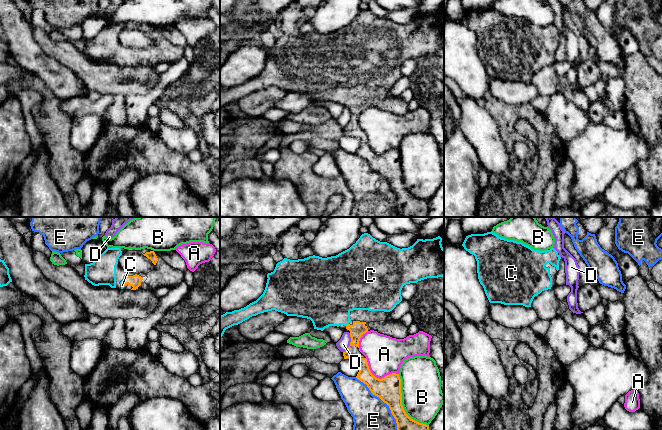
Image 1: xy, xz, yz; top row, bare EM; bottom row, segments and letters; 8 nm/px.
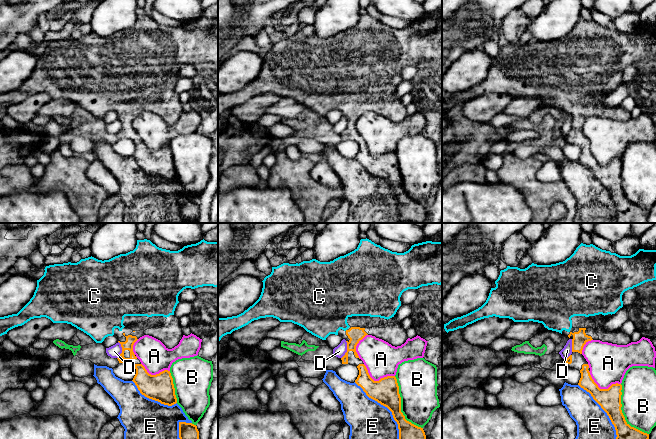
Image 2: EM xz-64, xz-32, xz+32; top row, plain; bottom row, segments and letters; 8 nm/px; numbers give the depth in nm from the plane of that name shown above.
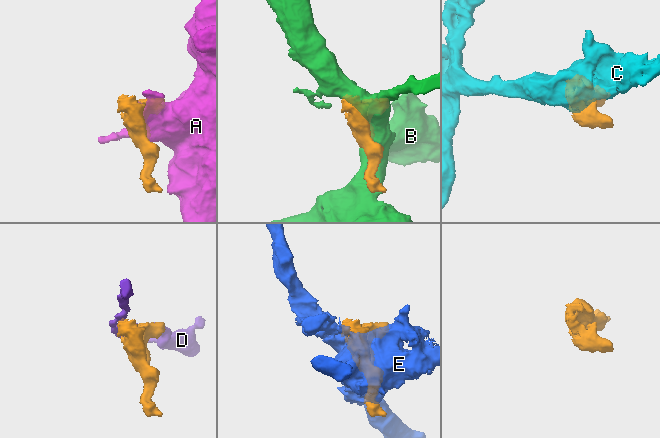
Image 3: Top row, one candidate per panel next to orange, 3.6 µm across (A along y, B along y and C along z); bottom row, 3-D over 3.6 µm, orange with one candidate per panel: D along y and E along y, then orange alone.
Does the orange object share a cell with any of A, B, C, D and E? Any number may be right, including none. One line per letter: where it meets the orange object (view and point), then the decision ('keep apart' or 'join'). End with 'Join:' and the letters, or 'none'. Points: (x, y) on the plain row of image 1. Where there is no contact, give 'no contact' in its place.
A: meets orange in xz at (378, 154); keep apart
B: meets orange in xz at (402, 181); keep apart
C: meets orange in xz at (347, 101); join
D: meets orange in xz at (350, 119); keep apart
E: meets orange in xz at (388, 181); keep apart
Join: C

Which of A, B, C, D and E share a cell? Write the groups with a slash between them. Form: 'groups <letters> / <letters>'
groups A / B / C / D / E

